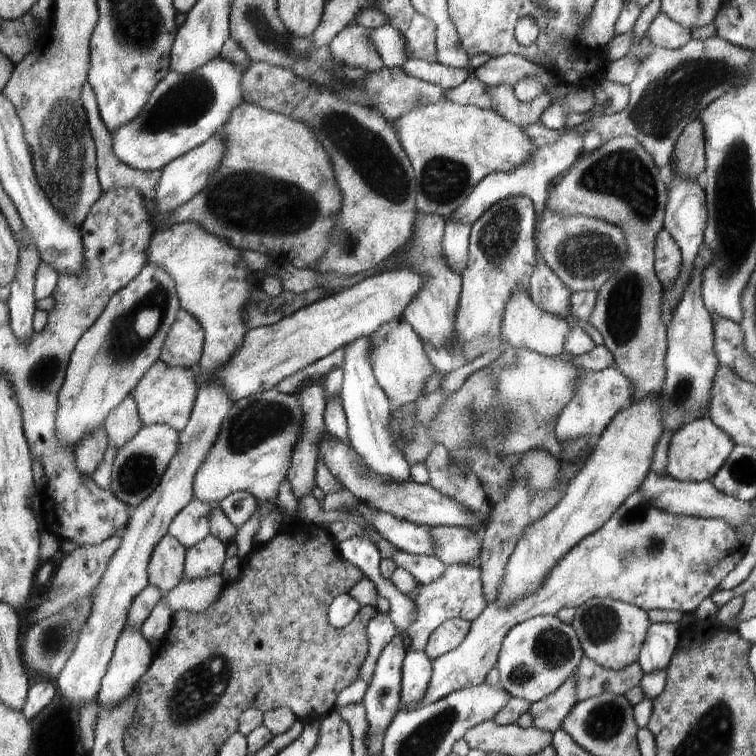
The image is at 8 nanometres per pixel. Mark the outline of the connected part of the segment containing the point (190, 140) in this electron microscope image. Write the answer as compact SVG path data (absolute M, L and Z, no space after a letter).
M221 55L203 68L189 76L183 76L172 71L156 88L151 103L133 122L122 126L118 131L111 132L113 148L116 157L131 168L142 171L160 171L168 167L174 160L188 155L192 150L202 147L221 132L221 129L231 120L232 112L243 101L244 71L225 60Z

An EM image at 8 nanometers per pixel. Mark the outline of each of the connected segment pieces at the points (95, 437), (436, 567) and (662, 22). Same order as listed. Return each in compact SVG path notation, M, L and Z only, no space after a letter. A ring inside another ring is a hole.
M105 425L102 429L87 437L76 448L75 460L77 461L79 472L93 477L96 470L100 468L100 464L104 462L104 458L106 458L108 446L109 437Z
M398 550L393 560L398 567L407 569L420 585L430 585L439 580L447 568L446 564L436 557L412 555Z
M662 10L654 16L645 36L649 42L664 49L676 49L691 40L691 30L672 20Z

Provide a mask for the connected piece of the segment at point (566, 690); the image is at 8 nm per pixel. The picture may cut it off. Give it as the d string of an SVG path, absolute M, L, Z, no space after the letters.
M572 674L552 695L532 703L529 714L539 730L561 733L561 725L577 702L577 676Z

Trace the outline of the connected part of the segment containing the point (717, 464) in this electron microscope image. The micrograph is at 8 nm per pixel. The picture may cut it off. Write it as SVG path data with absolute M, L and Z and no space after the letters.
M708 417L697 419L676 430L668 448L668 475L683 482L712 481L736 444Z

